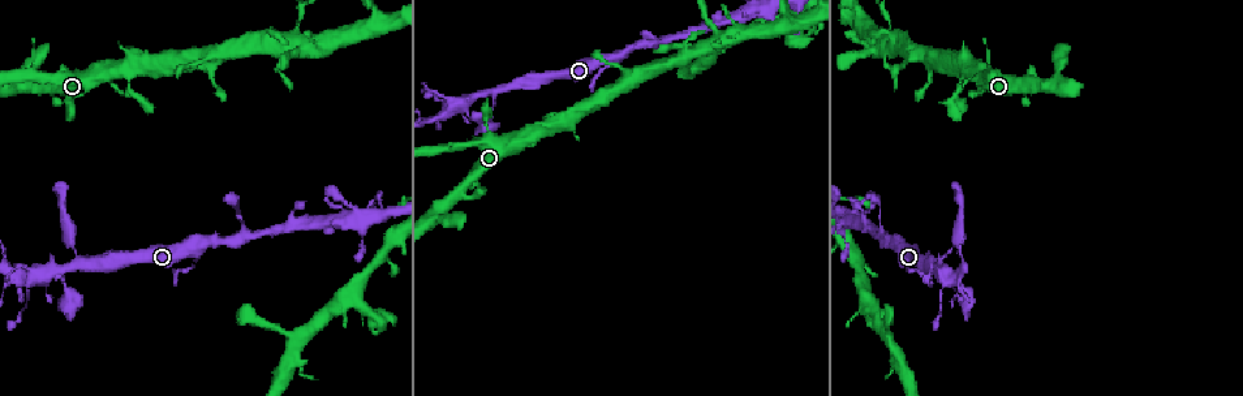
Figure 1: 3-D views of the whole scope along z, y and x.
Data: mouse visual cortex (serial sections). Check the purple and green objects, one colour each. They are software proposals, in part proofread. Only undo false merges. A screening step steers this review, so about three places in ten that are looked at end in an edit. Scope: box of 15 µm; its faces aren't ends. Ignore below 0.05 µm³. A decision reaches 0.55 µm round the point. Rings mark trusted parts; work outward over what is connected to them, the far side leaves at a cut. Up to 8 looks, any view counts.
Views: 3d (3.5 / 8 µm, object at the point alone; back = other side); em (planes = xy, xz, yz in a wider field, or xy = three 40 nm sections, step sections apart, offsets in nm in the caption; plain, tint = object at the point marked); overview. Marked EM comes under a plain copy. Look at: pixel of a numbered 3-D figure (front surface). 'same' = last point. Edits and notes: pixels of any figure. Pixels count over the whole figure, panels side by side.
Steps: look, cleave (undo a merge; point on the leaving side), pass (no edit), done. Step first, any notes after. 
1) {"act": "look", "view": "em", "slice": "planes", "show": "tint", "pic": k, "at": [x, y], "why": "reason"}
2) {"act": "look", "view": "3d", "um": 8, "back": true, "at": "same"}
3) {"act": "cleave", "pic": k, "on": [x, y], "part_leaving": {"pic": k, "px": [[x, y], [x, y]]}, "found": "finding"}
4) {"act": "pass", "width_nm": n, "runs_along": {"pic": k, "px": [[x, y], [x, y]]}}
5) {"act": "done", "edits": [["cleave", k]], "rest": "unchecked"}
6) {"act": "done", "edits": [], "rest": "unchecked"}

{"act": "look", "view": "3d", "um": 3.5, "pic": 1, "at": [68, 85]}

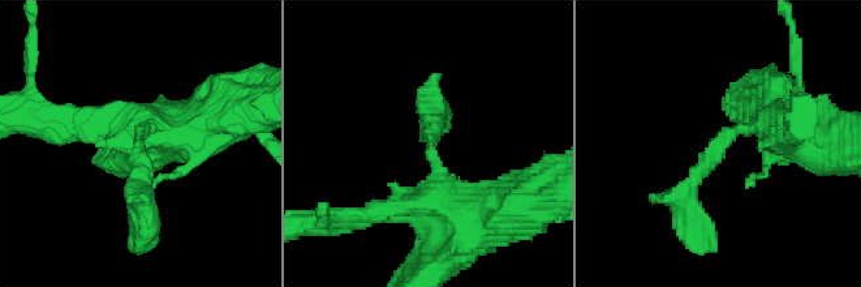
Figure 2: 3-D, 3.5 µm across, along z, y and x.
{"act": "look", "view": "em", "slice": "xy", "step": 2, "show": "tint", "pic": 2, "at": [432, 144], "arm_widths_nm": [300, 450], "why": "now the EM"}

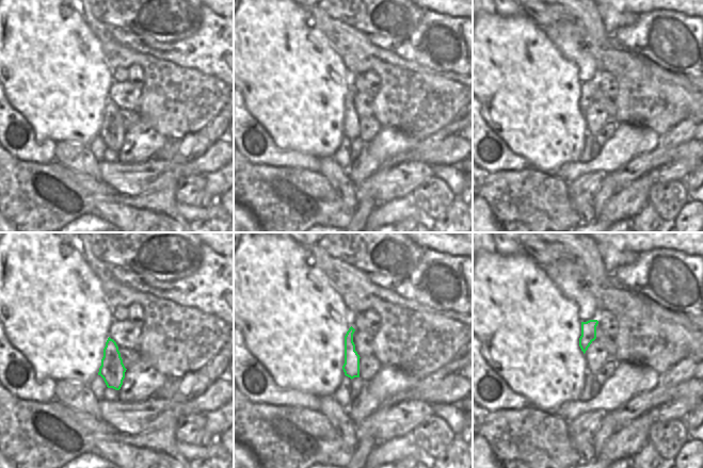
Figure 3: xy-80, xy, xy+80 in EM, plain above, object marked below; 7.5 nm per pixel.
{"act": "pass", "runs_along": {"pic": 2, "px": [[804, 131], [730, 136], [687, 192], [700, 227]]}, "found": "all the same cell"}

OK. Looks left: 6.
{"act": "look", "view": "3d", "um": 3.5, "pic": 1, "at": [496, 90], "why": "side arm on a straight run"}

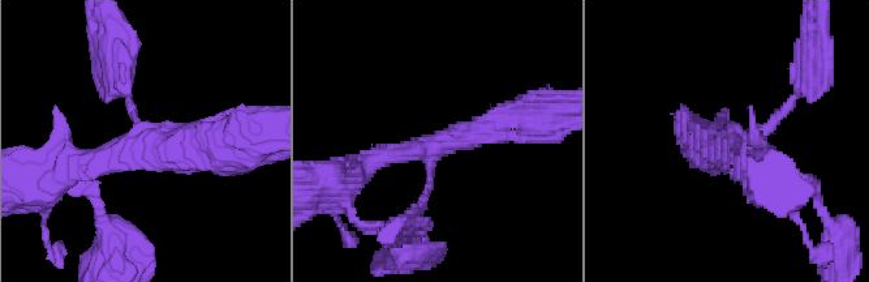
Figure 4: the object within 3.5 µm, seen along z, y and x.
{"act": "pass", "arms": 3, "arm_widths_nm": [150, 250, 400], "runs_along": {"pic": 4, "px": [[511, 122], [391, 152], [351, 175]]}, "found": "continuous, no second cell"}

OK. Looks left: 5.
{"act": "look", "view": "3d", "um": 3.5, "pic": 1, "at": [908, 62], "why": "sudden change in width"}

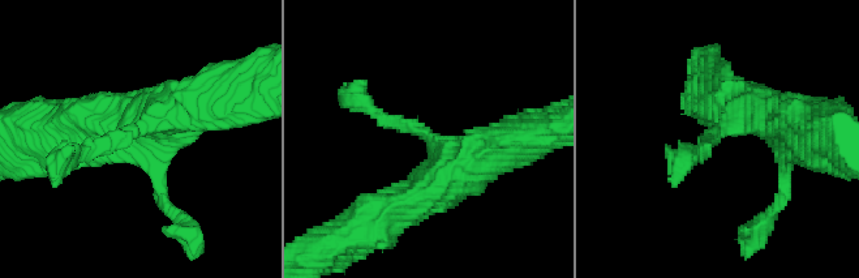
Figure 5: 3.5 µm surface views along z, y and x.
{"act": "look", "view": "em", "slice": "xy", "step": 1, "show": "tint", "pic": 5, "at": [714, 136], "why": "need the tissue"}

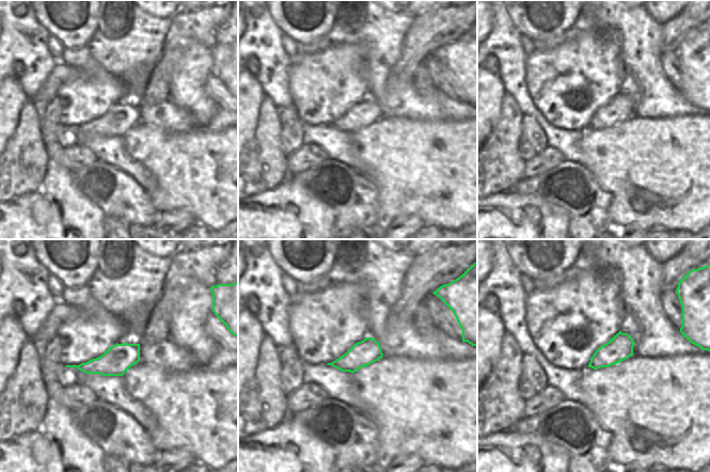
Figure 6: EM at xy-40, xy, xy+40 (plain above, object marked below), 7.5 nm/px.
{"act": "look", "view": "em", "slice": "planes", "show": "tint", "at": "same"}

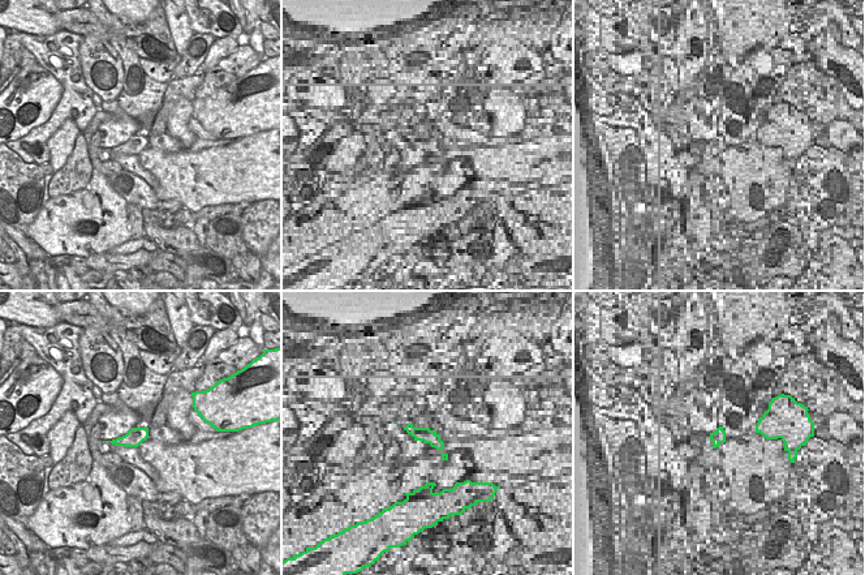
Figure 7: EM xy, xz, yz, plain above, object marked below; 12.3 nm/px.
{"act": "pass", "runs_along": {"pic": 5, "px": [[445, 178], [460, 167], [425, 133], [348, 94]]}, "found": "one cell here"}

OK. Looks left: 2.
{"act": "done", "edits": [], "rest": "unchecked"}

